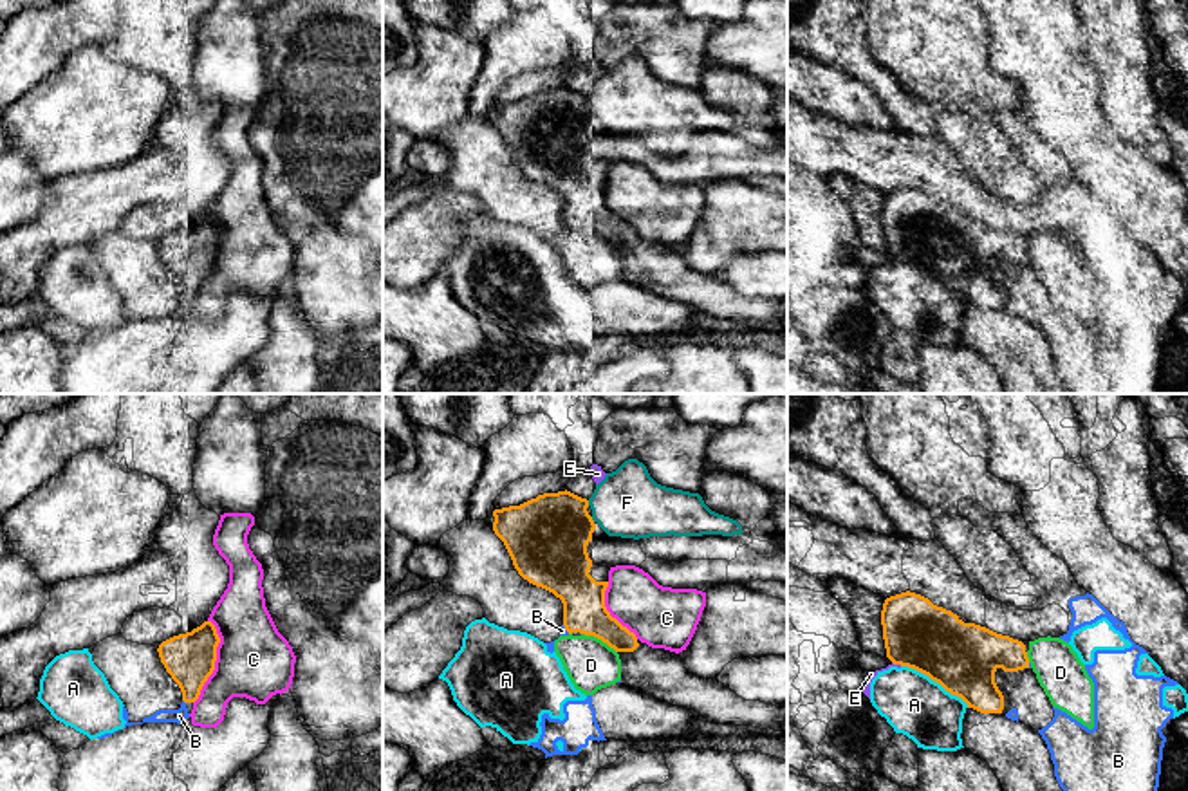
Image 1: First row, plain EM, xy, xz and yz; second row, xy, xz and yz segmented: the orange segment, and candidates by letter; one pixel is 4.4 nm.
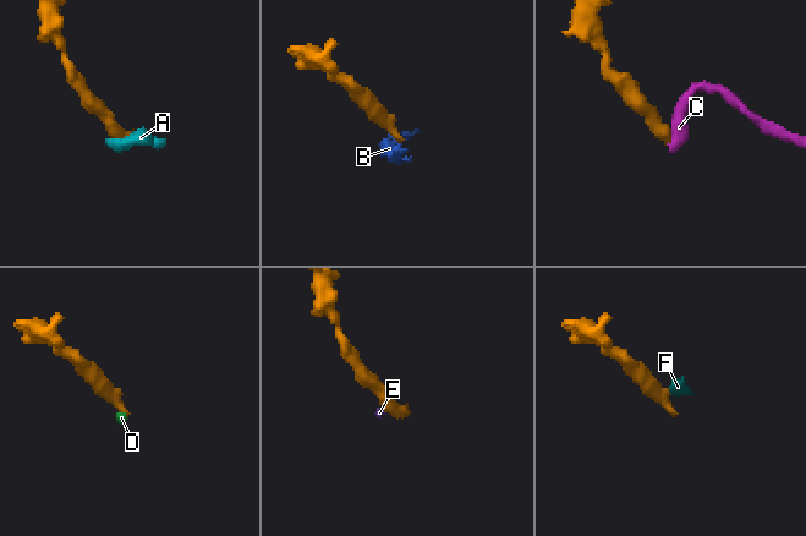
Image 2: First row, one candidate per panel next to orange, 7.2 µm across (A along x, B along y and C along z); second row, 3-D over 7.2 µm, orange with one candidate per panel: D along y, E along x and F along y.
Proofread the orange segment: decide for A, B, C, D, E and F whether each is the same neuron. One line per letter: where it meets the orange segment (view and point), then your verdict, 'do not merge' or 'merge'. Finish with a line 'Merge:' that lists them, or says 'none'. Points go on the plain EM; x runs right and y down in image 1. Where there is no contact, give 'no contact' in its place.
A: contact yz (936, 277); do not merge
B: contact xz (566, 224); do not merge
C: contact xy (215, 255); do not merge
D: contact xz (600, 233); do not merge
E: contact yz (898, 259); do not merge
F: contact xz (587, 98); do not merge
Merge: none

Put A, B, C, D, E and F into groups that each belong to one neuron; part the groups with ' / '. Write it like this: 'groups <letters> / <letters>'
groups A / B / C D / E / F

